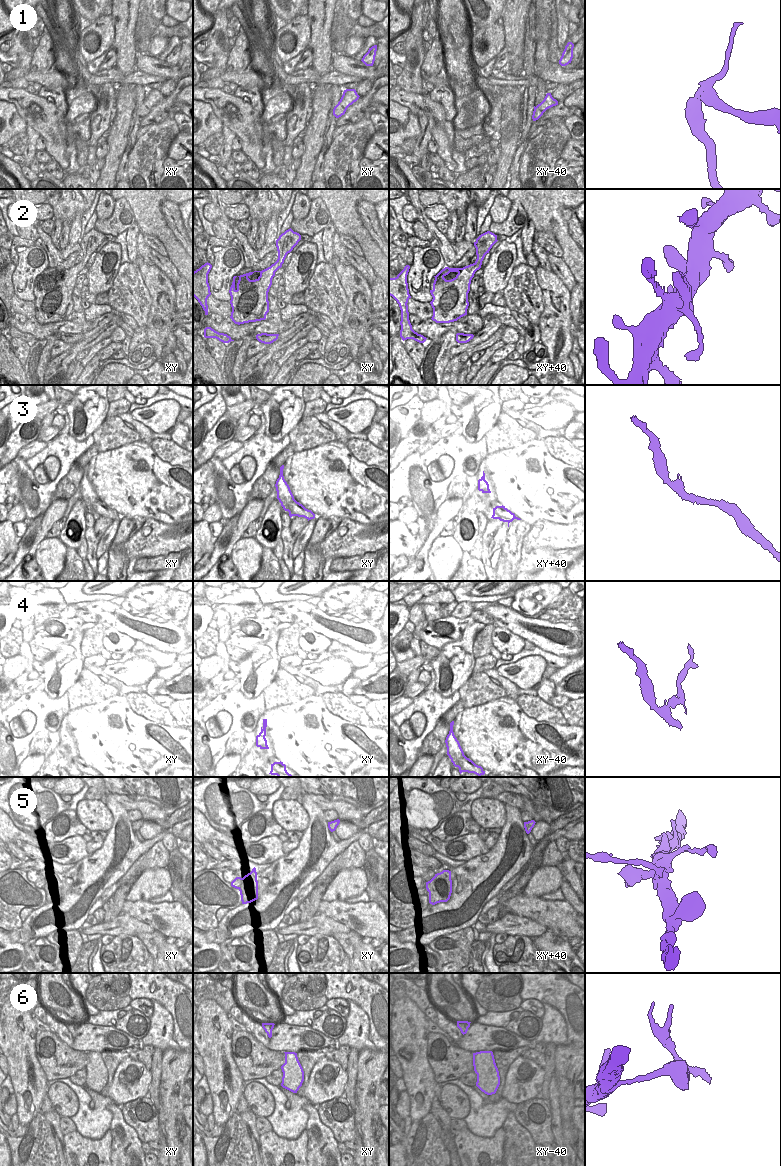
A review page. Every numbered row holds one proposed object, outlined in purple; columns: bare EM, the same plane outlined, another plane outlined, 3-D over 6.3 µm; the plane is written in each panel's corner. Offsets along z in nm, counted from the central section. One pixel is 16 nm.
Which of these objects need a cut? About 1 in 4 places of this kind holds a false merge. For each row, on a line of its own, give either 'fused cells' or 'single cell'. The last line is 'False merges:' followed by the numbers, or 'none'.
1: fused cells
2: single cell
3: single cell
4: fused cells
5: fused cells
6: fused cells
False merges: 1, 4, 5, 6

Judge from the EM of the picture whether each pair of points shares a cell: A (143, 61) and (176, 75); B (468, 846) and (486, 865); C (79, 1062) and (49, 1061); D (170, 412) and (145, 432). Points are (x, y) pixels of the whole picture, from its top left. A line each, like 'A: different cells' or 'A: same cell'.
A: same cell
B: different cells
C: same cell
D: different cells

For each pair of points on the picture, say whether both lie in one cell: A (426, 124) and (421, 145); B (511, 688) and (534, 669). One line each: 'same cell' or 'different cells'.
A: same cell
B: different cells

